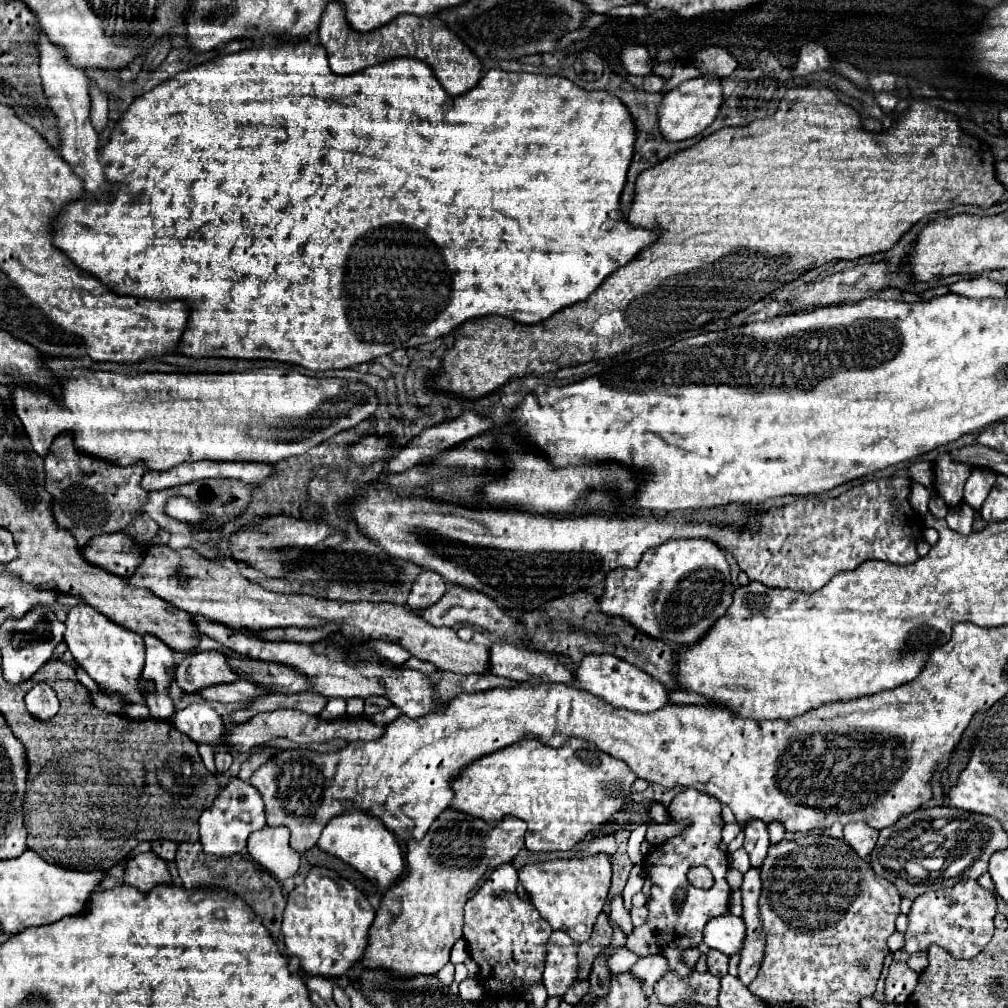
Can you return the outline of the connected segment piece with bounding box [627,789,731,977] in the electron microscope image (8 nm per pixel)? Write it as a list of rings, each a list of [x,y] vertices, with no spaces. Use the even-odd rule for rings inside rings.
[[[683,789],[669,805],[671,821],[689,821],[683,831],[661,845],[655,845],[649,855],[643,859],[647,877],[651,879],[651,897],[647,903],[649,919],[641,929],[635,929],[633,935],[627,937],[627,947],[641,957],[647,955],[665,955],[669,961],[669,969],[677,975],[689,975],[691,967],[681,961],[681,951],[695,947],[703,941],[703,927],[709,919],[727,913],[731,889],[725,881],[725,871],[729,869],[727,853],[719,849],[721,843],[721,801],[715,797],[695,791]],[[695,865],[705,865],[711,869],[715,877],[715,885],[711,889],[697,889],[687,883],[687,871]]]

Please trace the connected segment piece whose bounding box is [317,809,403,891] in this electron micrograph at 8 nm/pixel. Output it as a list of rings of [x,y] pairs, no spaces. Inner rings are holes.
[[[349,809],[347,813],[333,817],[321,831],[317,845],[323,851],[353,865],[359,873],[377,883],[381,891],[387,891],[403,873],[403,853],[397,837],[383,823],[379,823],[377,817],[363,813],[361,809]]]

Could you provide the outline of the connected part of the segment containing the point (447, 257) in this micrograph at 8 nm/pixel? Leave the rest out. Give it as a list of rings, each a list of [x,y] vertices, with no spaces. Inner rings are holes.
[[[301,39],[297,43],[285,41],[281,45],[259,45],[251,49],[243,49],[233,55],[225,57],[215,57],[209,63],[201,63],[189,71],[183,71],[175,75],[173,79],[153,87],[145,95],[137,97],[135,103],[127,109],[123,119],[117,123],[115,131],[111,133],[111,141],[103,147],[101,151],[101,163],[105,165],[105,175],[113,183],[125,185],[125,193],[117,197],[115,201],[107,199],[97,199],[97,197],[83,197],[63,209],[59,215],[57,231],[55,231],[55,247],[59,247],[63,253],[69,255],[75,265],[81,269],[89,271],[97,279],[101,279],[105,285],[111,285],[115,293],[127,293],[133,297],[147,297],[147,299],[183,299],[191,305],[191,315],[189,315],[189,325],[187,331],[183,333],[183,341],[179,345],[179,351],[183,355],[191,357],[235,357],[235,359],[275,359],[283,363],[295,363],[311,371],[327,371],[327,369],[345,369],[345,367],[355,367],[365,361],[373,361],[381,355],[389,355],[397,349],[409,349],[417,347],[421,343],[429,343],[441,335],[447,335],[451,329],[459,327],[467,319],[473,317],[483,317],[483,315],[503,315],[509,319],[515,319],[519,323],[539,323],[559,309],[579,303],[587,299],[613,271],[619,267],[627,265],[633,261],[641,249],[649,247],[655,243],[655,233],[651,229],[633,229],[627,225],[627,219],[621,215],[619,209],[619,199],[627,181],[627,171],[633,161],[633,151],[635,151],[635,141],[637,141],[637,127],[635,119],[629,113],[627,105],[607,93],[607,91],[581,91],[575,87],[569,79],[559,77],[559,75],[539,75],[539,73],[509,73],[501,69],[489,69],[481,81],[463,95],[451,97],[445,93],[443,85],[439,85],[435,73],[429,69],[425,61],[411,59],[411,57],[395,57],[389,59],[381,65],[373,65],[369,69],[363,69],[359,73],[351,75],[337,75],[331,73],[331,67],[327,65],[327,53],[323,53],[323,45],[311,45],[307,39]]]

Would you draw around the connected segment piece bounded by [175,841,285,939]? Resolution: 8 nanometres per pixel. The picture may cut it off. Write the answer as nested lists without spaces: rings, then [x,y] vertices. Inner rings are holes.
[[[179,843],[177,849],[177,871],[179,877],[183,881],[183,887],[191,889],[191,887],[207,887],[207,885],[217,885],[221,889],[231,889],[233,893],[237,893],[249,907],[253,907],[253,911],[261,917],[263,925],[269,929],[271,937],[277,939],[281,933],[281,917],[285,911],[285,895],[283,895],[283,885],[281,881],[267,873],[265,869],[261,869],[259,865],[255,865],[255,861],[245,859],[243,855],[231,855],[231,857],[211,857],[203,853],[201,843]]]

